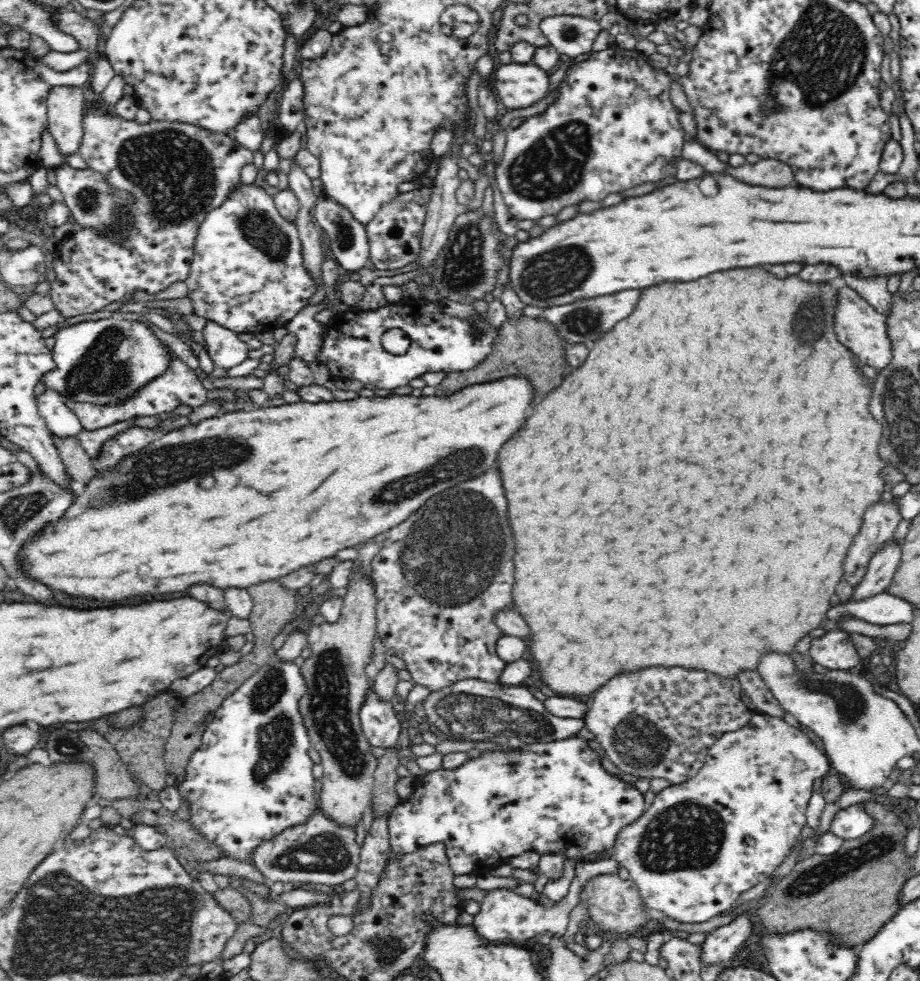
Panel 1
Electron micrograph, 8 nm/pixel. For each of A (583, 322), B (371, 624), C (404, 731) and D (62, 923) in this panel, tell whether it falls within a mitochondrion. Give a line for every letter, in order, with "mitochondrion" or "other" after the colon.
A: mitochondrion
B: other
C: other
D: mitochondrion

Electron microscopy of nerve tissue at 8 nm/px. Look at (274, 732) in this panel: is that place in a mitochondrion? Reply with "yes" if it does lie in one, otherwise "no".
yes

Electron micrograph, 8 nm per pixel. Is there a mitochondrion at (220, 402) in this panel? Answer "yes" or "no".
no

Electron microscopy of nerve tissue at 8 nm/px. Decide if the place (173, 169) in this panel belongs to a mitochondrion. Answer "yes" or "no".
yes

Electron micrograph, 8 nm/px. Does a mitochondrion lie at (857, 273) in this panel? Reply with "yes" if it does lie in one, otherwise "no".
no

